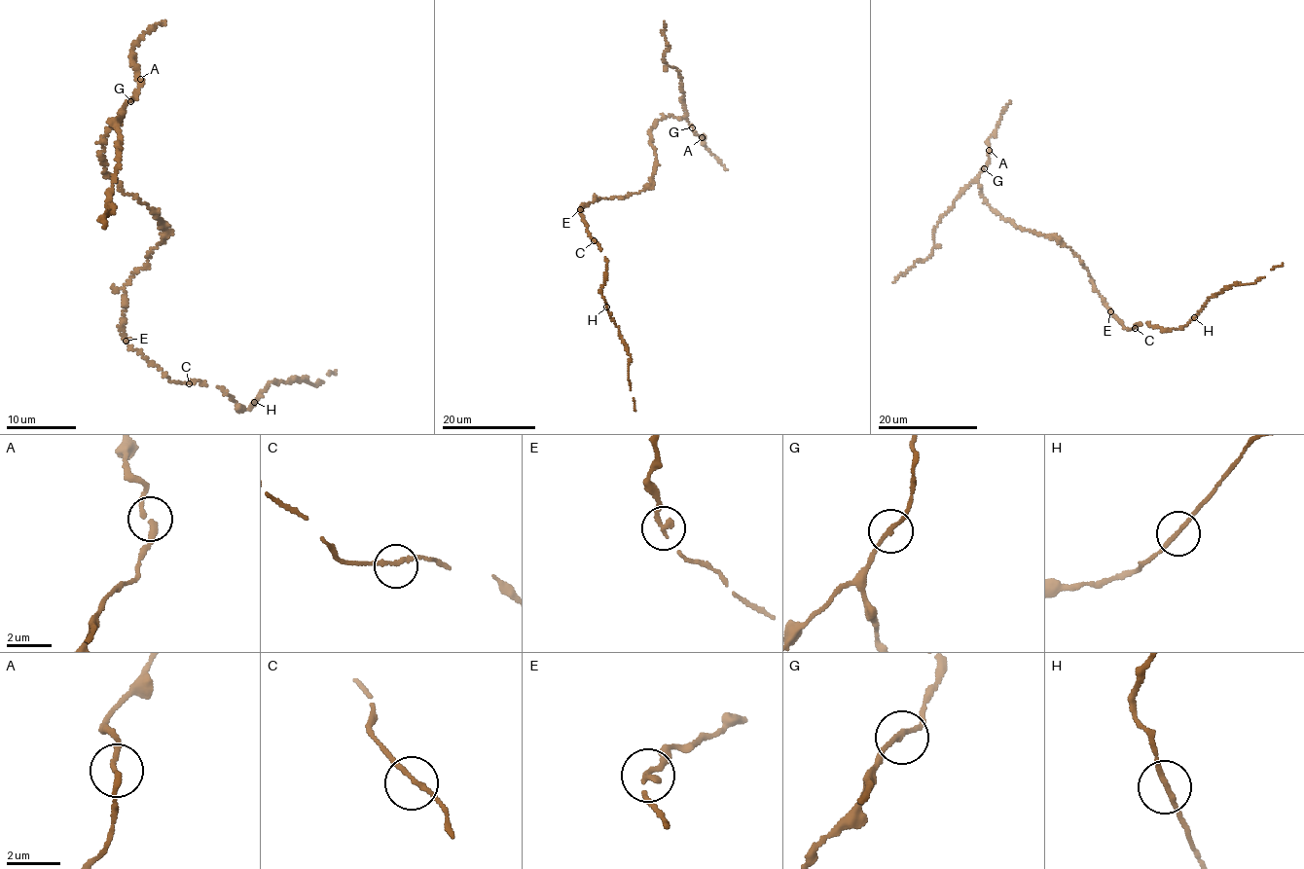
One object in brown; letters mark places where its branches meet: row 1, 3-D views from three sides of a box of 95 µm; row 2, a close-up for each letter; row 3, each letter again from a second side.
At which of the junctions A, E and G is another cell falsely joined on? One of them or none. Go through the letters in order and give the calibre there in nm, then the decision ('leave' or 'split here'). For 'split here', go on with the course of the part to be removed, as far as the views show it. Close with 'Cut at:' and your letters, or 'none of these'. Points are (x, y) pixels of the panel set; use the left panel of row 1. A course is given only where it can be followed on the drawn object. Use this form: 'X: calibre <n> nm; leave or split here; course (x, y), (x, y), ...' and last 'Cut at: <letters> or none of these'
A: calibre 200 nm; leave
E: calibre 180 nm; leave
G: calibre 170 nm; leave
Cut at: none of these

